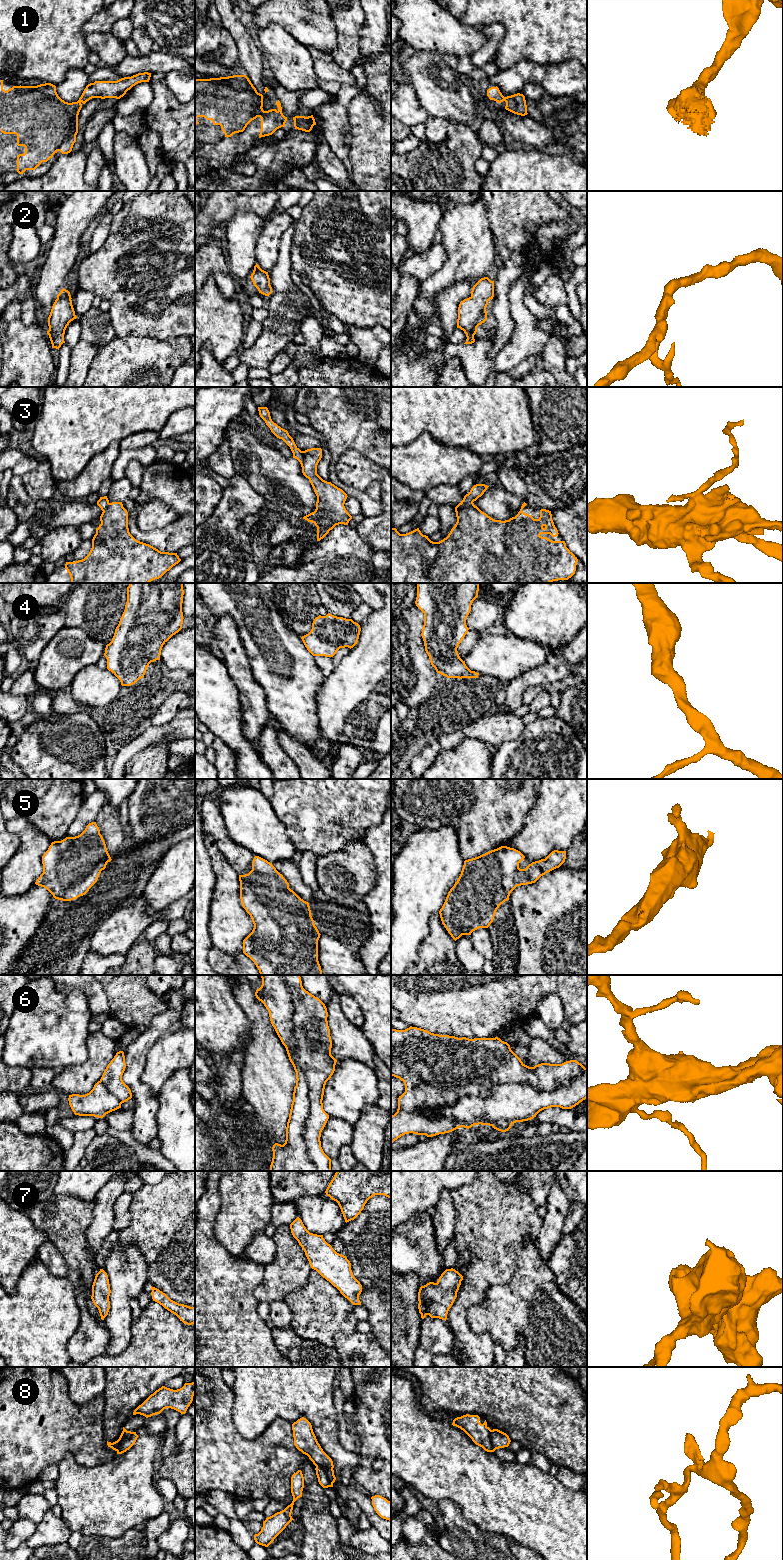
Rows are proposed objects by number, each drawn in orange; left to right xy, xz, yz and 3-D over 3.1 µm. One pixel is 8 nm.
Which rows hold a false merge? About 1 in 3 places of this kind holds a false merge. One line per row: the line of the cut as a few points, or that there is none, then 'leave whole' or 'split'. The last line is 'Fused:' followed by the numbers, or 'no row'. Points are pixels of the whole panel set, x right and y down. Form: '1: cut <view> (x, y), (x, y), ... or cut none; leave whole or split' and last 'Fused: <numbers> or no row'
1: cut none; leave whole
2: cut none; leave whole
3: cut yz (472, 502), (466, 506), (456, 507); split
4: cut none; leave whole
5: cut none; leave whole
6: cut yz (585, 1068), (550, 1091), (500, 1084), (486, 1097), (416, 1111); split
7: cut none; leave whole
8: cut xz (316, 1465), (319, 1465), (325, 1471), (332, 1484); split
Fused: 3, 6, 8

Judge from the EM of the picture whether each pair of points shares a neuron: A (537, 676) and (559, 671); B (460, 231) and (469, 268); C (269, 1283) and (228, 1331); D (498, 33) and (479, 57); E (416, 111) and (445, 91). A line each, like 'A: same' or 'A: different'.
A: same
B: same
C: different
D: same
E: different

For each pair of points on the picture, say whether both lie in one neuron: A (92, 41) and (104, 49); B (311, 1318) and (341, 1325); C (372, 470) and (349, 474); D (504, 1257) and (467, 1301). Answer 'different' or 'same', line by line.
A: same
B: same
C: same
D: same

